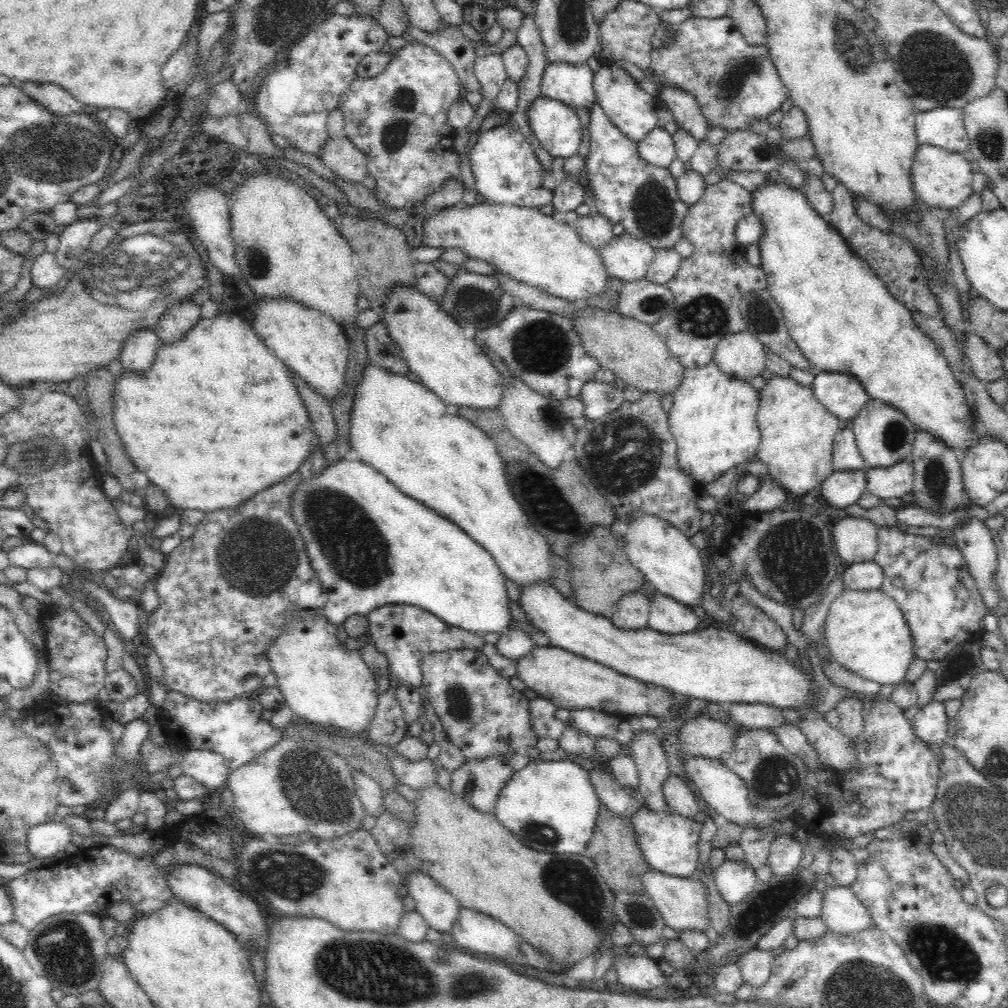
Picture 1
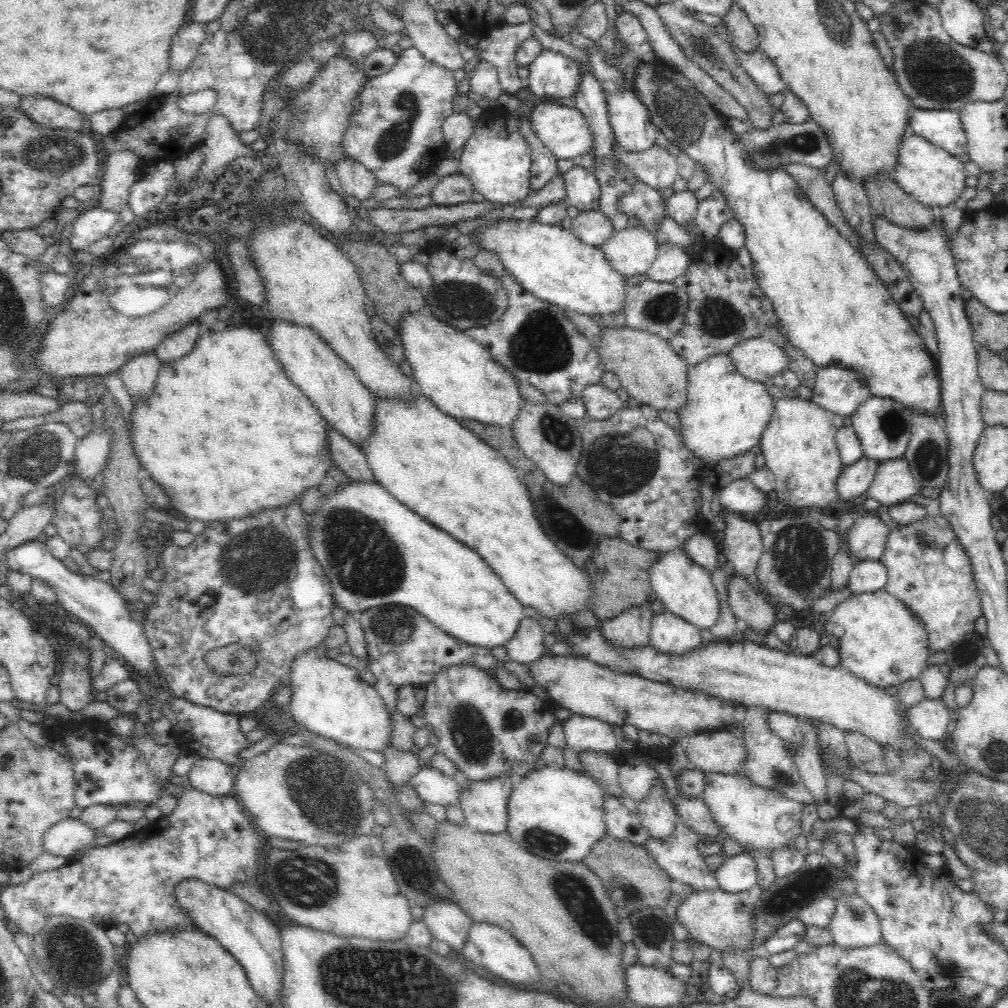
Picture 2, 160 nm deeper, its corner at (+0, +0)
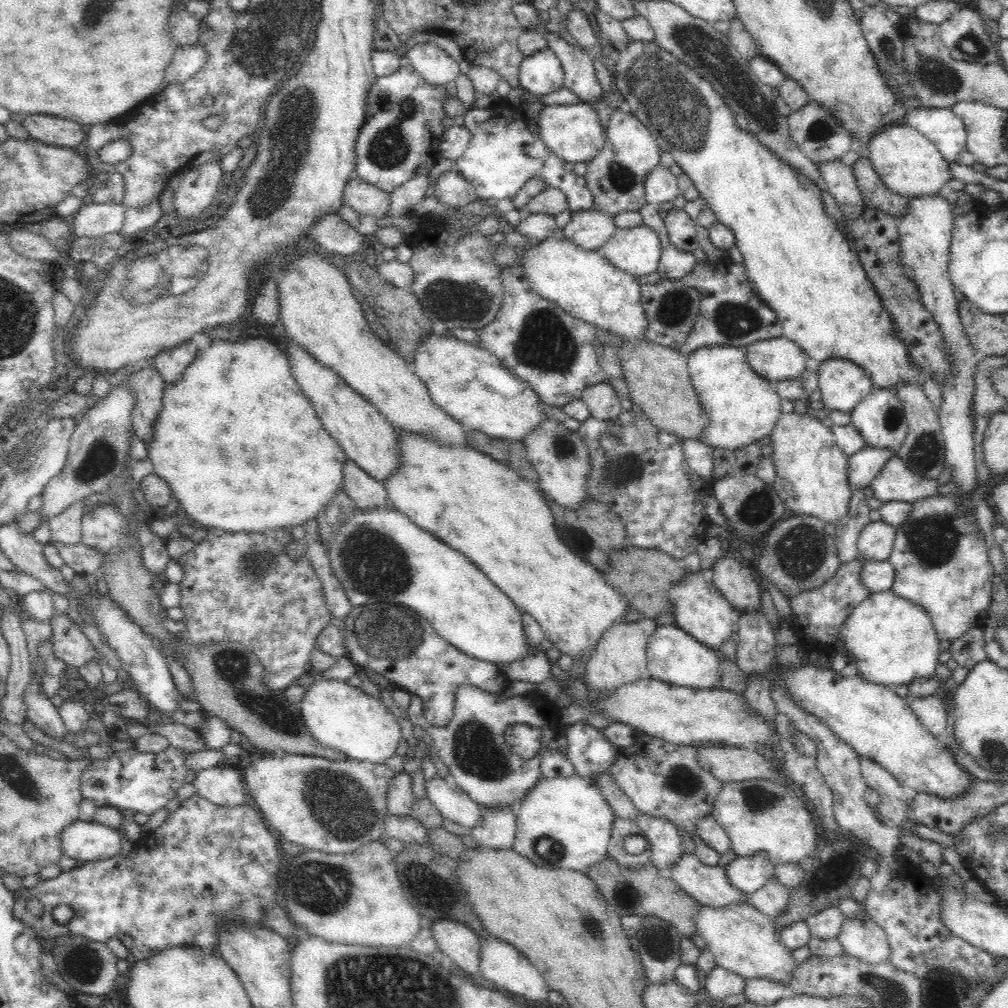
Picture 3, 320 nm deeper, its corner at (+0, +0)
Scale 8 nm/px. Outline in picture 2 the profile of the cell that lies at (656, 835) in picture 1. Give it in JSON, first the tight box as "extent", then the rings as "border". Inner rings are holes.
{"extent":[645,819,720,891],"border":[[[678,819],[672,836],[669,839],[660,841],[660,839],[650,837],[646,841],[645,849],[672,881],[679,880],[682,884],[692,887],[693,891],[720,890],[716,873],[708,868],[705,857],[696,849],[696,842],[700,839],[698,833]]]}

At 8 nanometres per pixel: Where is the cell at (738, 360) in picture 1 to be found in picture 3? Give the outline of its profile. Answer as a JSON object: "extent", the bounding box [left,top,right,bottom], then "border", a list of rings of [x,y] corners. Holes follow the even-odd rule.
{"extent":[745,336,814,384],"border":[[[785,336],[764,339],[746,345],[745,349],[747,350],[747,357],[752,370],[772,384],[785,380],[799,379],[809,365],[814,365],[803,349],[796,342]]]}

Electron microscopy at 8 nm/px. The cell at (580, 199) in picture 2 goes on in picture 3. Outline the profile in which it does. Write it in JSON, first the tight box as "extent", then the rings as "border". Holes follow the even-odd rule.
{"extent":[454,98,593,211],"border":[[[504,98],[498,106],[491,104],[486,108],[468,108],[463,126],[470,132],[471,140],[454,169],[474,186],[478,200],[512,200],[528,180],[542,177],[545,188],[562,190],[570,211],[592,209],[593,195],[585,177],[566,172],[563,161],[548,150],[539,134],[530,132],[524,114],[508,102],[504,104]]]}

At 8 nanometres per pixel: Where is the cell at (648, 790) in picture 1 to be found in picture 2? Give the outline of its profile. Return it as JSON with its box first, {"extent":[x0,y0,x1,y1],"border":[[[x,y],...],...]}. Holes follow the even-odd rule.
{"extent":[637,783,679,841],"border":[[[663,783],[654,785],[637,807],[640,826],[648,830],[650,837],[665,841],[672,836],[679,816],[670,803]]]}

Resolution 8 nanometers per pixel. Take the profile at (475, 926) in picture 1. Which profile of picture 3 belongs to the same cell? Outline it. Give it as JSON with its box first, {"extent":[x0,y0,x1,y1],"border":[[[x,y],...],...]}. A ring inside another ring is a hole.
{"extent":[480,938,548,1002],"border":[[[488,938],[480,944],[480,974],[496,984],[496,988],[506,990],[518,1000],[532,1000],[532,1002],[542,1002],[548,996],[548,986],[544,984],[544,978],[537,968],[526,958],[516,947],[496,938]]]}

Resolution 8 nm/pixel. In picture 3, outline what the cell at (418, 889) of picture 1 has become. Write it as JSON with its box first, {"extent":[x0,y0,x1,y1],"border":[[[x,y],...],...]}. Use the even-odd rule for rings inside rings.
{"extent":[432,920,480,976],"border":[[[434,920],[432,932],[439,951],[458,964],[466,974],[476,976],[480,972],[480,940],[472,928],[456,920]]]}

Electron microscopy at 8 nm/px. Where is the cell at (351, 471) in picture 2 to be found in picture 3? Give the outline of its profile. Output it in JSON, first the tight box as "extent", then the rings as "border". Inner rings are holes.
{"extent":[342,460,392,511],"border":[[[348,460],[343,475],[342,489],[352,499],[356,508],[362,511],[380,507],[390,507],[392,509],[384,484],[370,478],[370,475],[360,469],[354,461]]]}

